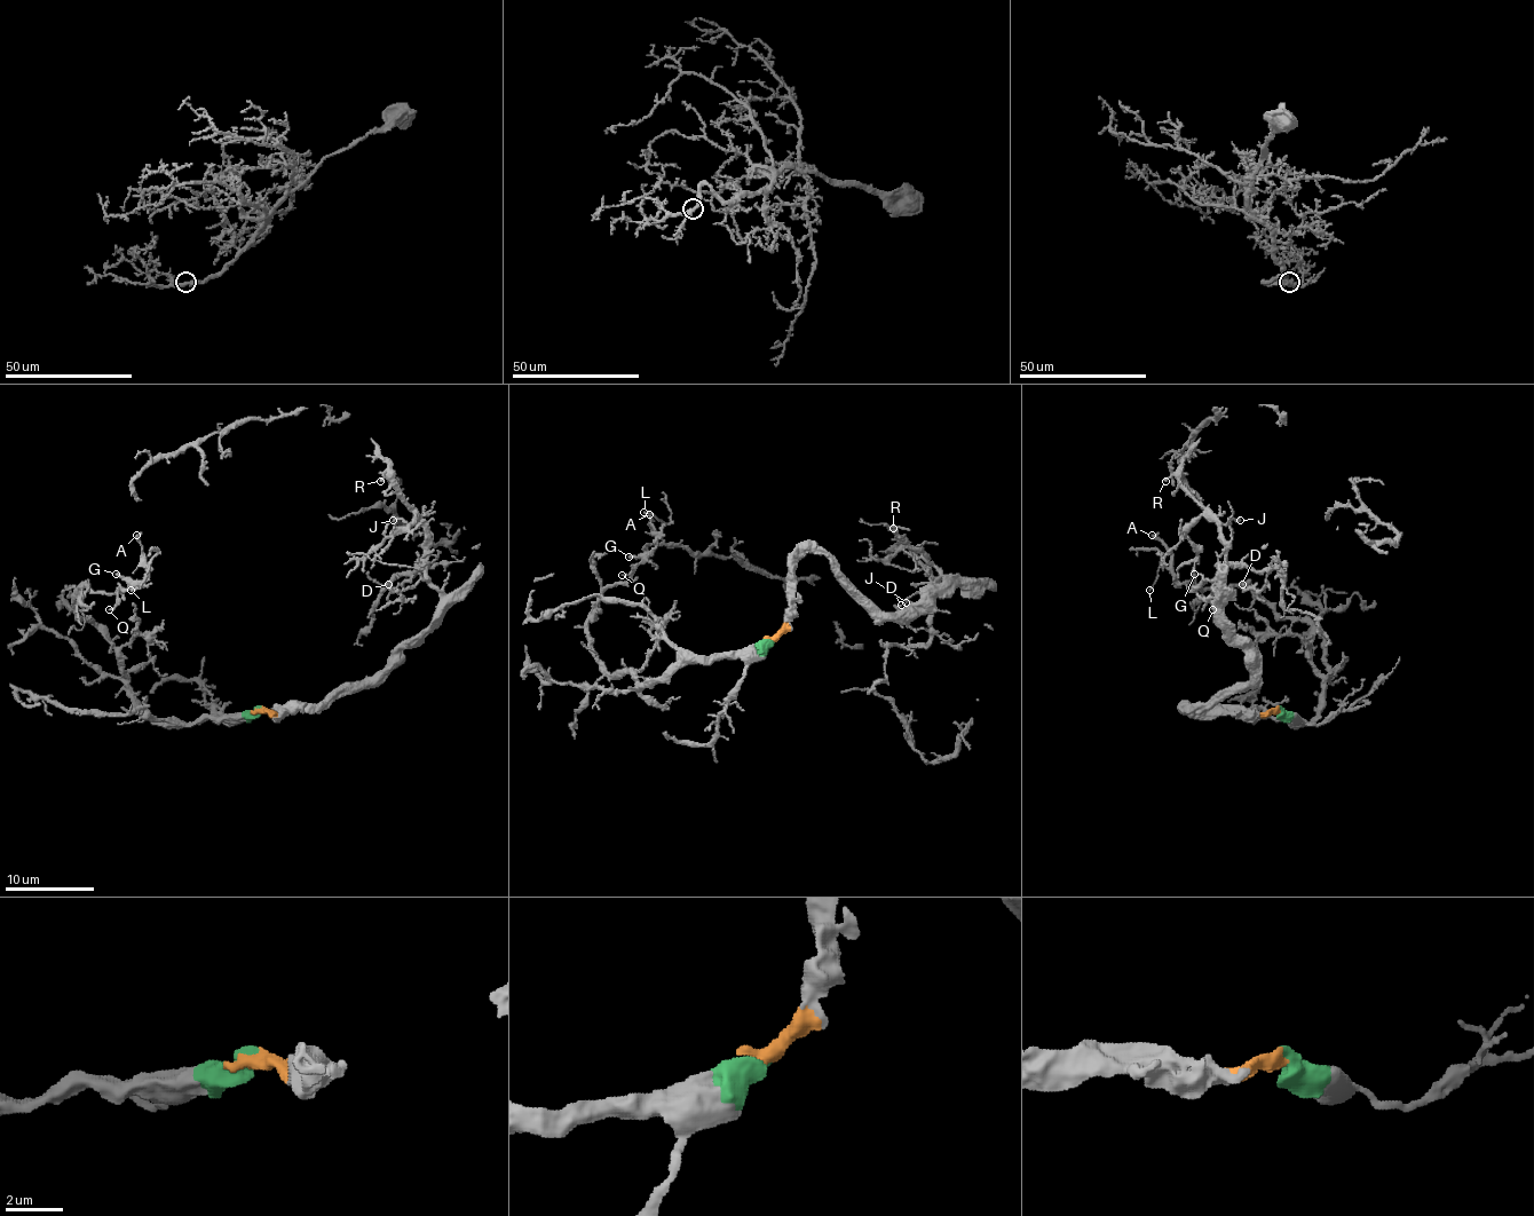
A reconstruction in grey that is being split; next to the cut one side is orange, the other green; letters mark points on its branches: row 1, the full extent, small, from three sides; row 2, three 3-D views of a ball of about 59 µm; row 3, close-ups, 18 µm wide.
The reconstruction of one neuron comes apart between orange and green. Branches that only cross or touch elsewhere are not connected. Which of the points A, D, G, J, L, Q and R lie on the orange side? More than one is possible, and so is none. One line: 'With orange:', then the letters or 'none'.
With orange: D, J, R

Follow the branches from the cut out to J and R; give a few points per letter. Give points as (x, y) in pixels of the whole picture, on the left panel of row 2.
J: (260, 709), (323, 707), (337, 693), (360, 691), (433, 622), (440, 590), (426, 575), (426, 529), (393, 521)
R: (260, 709), (323, 707), (360, 691), (433, 622), (440, 590), (426, 522), (379, 480)

